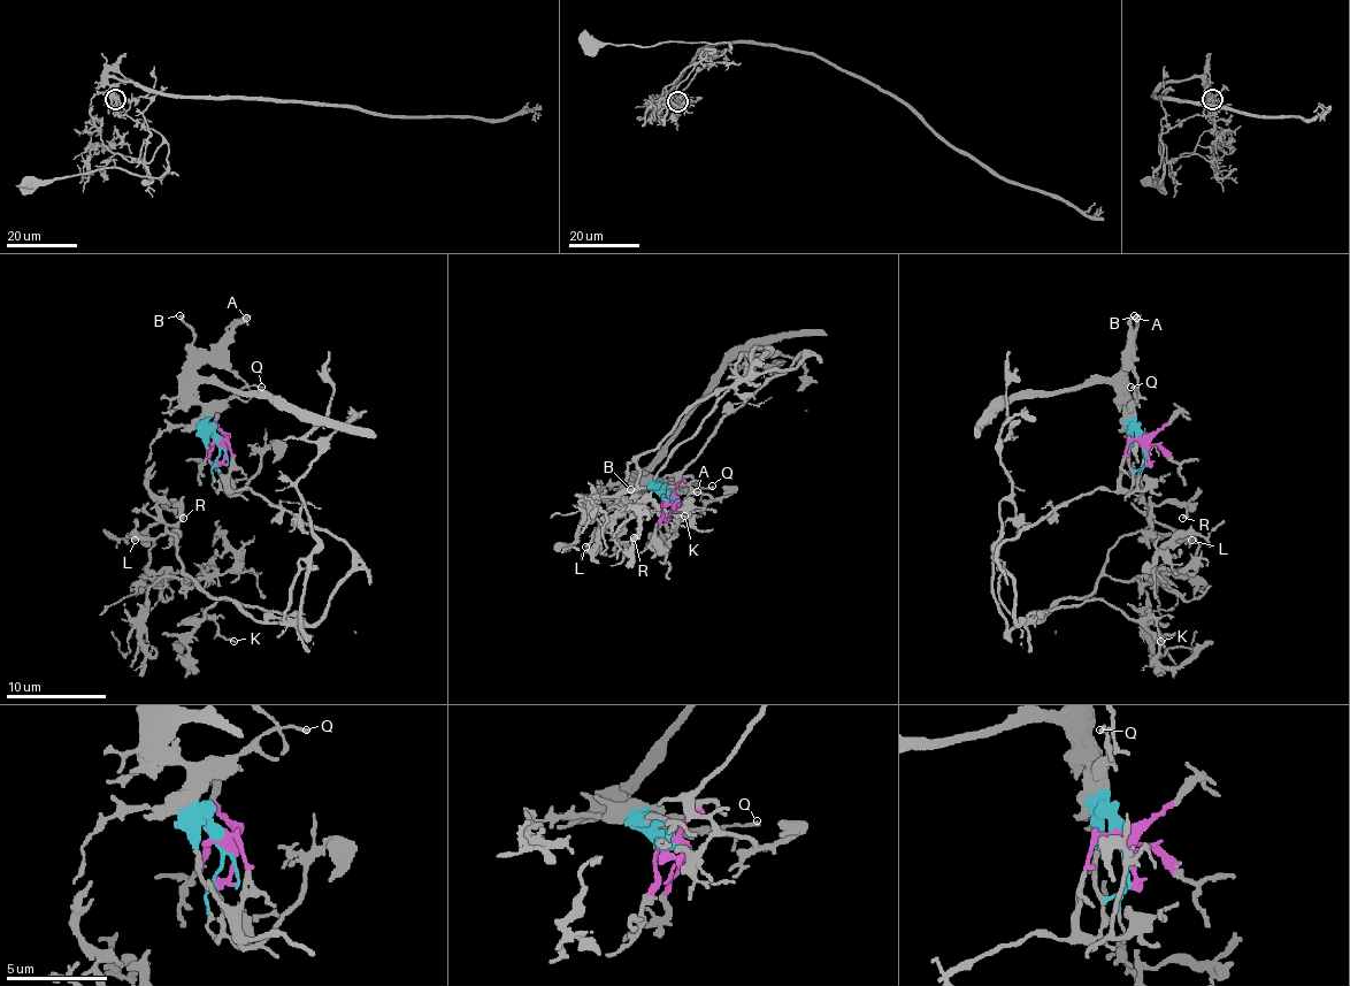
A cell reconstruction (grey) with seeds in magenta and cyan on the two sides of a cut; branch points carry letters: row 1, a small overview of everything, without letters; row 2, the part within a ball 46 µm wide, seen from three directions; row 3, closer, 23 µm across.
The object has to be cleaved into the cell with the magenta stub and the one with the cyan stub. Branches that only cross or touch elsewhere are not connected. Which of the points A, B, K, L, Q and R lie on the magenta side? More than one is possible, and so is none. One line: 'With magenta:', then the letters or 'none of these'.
With magenta: K, L, R

